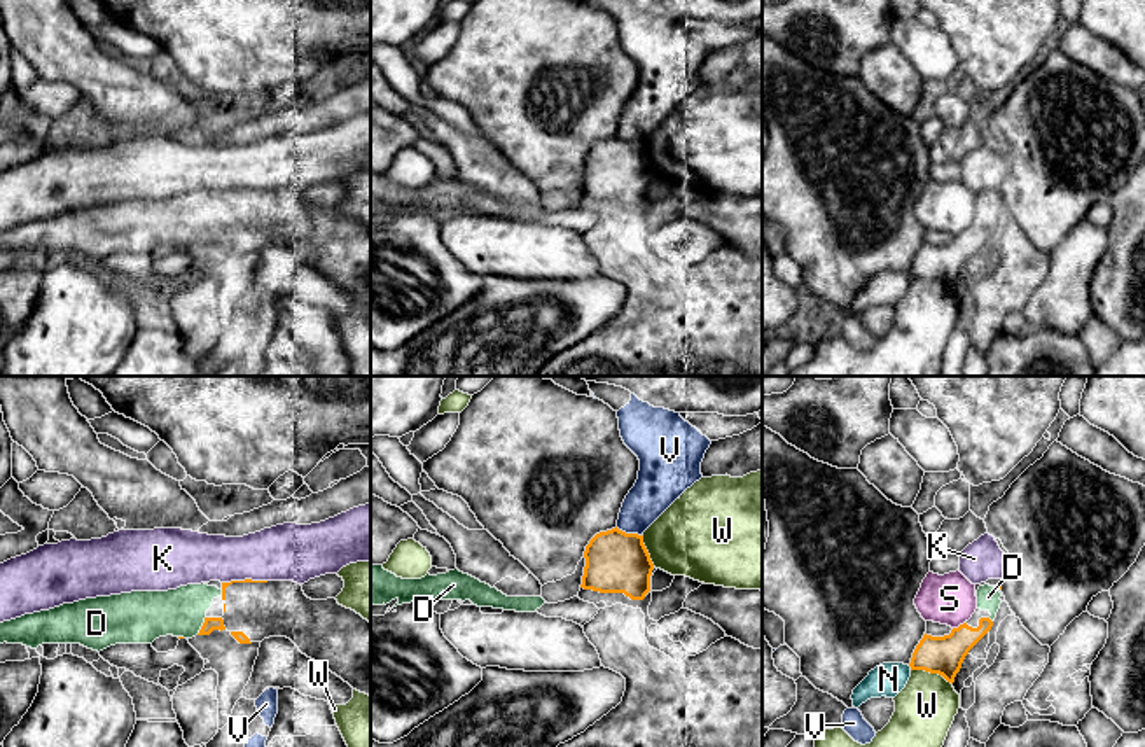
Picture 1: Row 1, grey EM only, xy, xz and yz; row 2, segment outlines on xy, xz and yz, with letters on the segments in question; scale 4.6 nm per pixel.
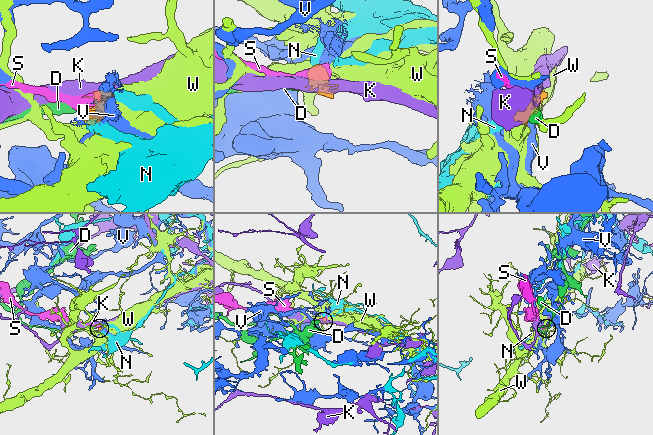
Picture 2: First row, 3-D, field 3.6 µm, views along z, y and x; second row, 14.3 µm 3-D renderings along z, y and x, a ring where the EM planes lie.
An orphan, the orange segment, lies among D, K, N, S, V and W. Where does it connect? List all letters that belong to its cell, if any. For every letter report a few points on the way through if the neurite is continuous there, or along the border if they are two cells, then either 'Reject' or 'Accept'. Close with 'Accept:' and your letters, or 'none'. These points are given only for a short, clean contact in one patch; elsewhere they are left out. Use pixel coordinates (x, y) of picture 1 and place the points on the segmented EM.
D: Path across: xy (210, 623), (203, 625), (180, 613). Accept
K: Reject
N: Boundary: yz (908, 665), (911, 669). Reject
S: Boundary: yz (964, 621), (953, 628). Reject
V: Reject
W: Boundary: yz (911, 669), (937, 672), (951, 684). Reject
Accept: D

